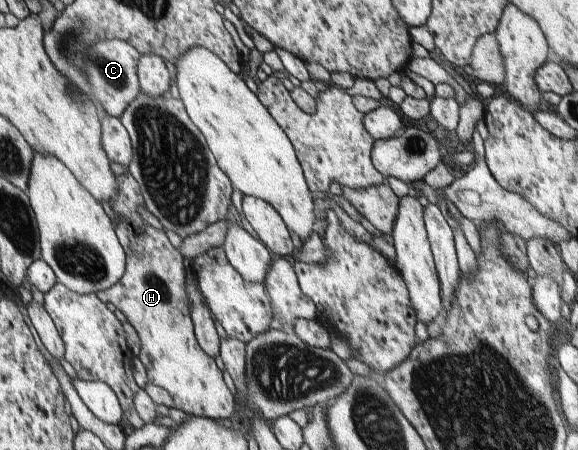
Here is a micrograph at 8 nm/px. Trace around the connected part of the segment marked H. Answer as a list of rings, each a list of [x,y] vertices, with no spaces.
[[[125,170],[125,174],[121,174],[118,179],[118,195],[116,195],[110,201],[111,207],[115,214],[117,214],[117,221],[115,222],[115,232],[117,232],[117,237],[121,246],[124,247],[124,252],[126,255],[126,268],[124,271],[124,276],[119,280],[119,283],[116,283],[112,288],[109,288],[105,291],[100,291],[96,293],[96,296],[101,298],[102,301],[105,301],[106,304],[111,304],[115,309],[119,309],[125,317],[127,317],[127,321],[133,328],[137,331],[139,335],[139,340],[141,341],[141,354],[139,354],[139,360],[145,366],[147,370],[147,377],[149,378],[149,382],[161,389],[167,390],[167,393],[173,398],[175,409],[182,410],[186,412],[188,415],[193,415],[195,417],[209,417],[210,419],[233,419],[236,420],[236,416],[238,411],[235,409],[236,400],[234,399],[233,394],[228,390],[226,384],[223,379],[223,369],[220,365],[220,361],[215,359],[205,353],[202,350],[202,346],[198,344],[197,334],[194,333],[194,324],[193,318],[190,316],[190,298],[189,293],[186,292],[186,270],[185,270],[185,258],[180,253],[180,250],[174,248],[169,241],[169,238],[166,236],[165,231],[159,231],[153,226],[150,226],[141,218],[141,214],[139,214],[139,206],[145,205],[144,197],[142,196],[141,186],[138,184],[138,181]]]

